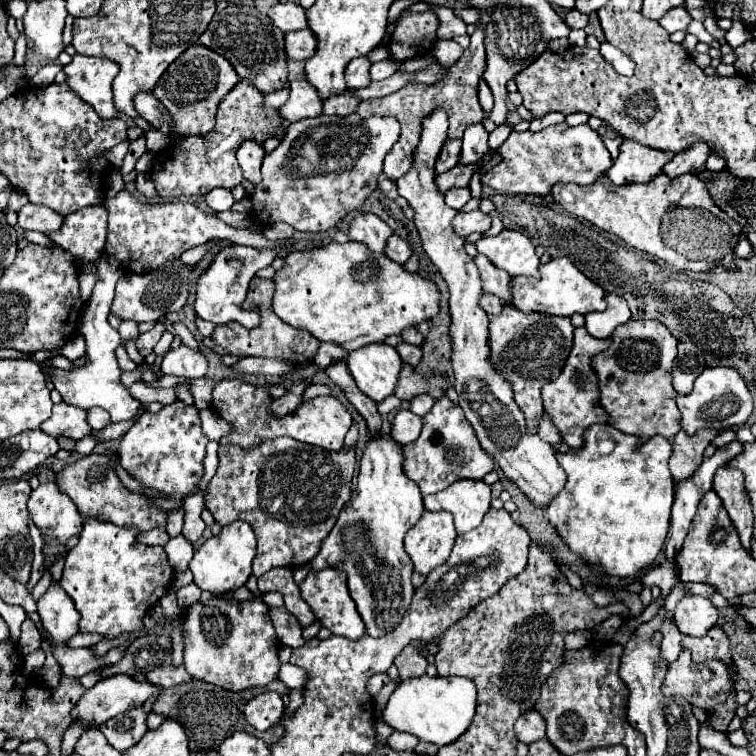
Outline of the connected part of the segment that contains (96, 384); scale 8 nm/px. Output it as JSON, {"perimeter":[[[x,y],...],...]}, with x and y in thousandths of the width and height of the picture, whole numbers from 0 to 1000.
{"perimeter":[[[134,337],[128,358],[131,358],[131,372],[128,372],[128,377],[126,377],[126,382],[123,382],[123,388],[115,398],[112,411],[110,411],[112,430],[110,430],[110,422],[107,422],[107,435],[110,435],[110,443],[112,443],[112,451],[115,451],[118,480],[107,488],[99,488],[99,491],[70,488],[67,491],[67,504],[70,504],[73,515],[81,520],[86,533],[107,538],[107,541],[126,538],[126,536],[136,538],[147,549],[147,560],[155,560],[155,557],[176,554],[181,549],[187,533],[179,530],[171,522],[171,515],[157,507],[160,488],[157,488],[155,475],[152,475],[152,462],[160,454],[160,446],[157,446],[155,435],[149,435],[142,427],[142,417],[144,417],[144,409],[147,409],[147,401],[149,401],[149,393],[152,393],[152,374],[160,366],[157,348],[149,337]]]}

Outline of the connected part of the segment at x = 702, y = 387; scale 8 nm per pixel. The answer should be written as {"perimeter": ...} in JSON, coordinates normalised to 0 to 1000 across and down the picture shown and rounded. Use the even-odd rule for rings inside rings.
{"perimeter":[[[935,485],[919,501],[919,512],[911,522],[896,522],[896,538],[903,549],[903,567],[917,575],[925,567],[954,570],[983,562],[996,544],[996,528],[972,485]]]}

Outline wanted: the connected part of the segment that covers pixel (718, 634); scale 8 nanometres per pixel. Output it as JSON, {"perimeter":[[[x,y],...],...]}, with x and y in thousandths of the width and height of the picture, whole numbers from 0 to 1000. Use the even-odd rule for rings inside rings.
{"perimeter":[[[943,829],[938,835],[935,843],[930,845],[919,845],[919,843],[909,843],[903,840],[903,856],[909,856],[917,866],[917,874],[938,874],[938,872],[951,872],[956,874],[962,882],[967,882],[967,864],[964,864],[964,845],[959,840],[959,835],[954,835],[951,829]]]}

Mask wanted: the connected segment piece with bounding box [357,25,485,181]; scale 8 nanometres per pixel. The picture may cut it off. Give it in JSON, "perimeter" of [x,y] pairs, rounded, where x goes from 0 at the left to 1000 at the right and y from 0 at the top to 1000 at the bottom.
{"perimeter":[[[631,33],[628,44],[623,46],[623,60],[620,65],[612,67],[610,78],[594,89],[589,104],[583,104],[581,110],[575,112],[560,112],[560,110],[541,110],[536,112],[533,118],[512,126],[512,128],[504,128],[504,131],[488,131],[488,134],[478,134],[472,149],[478,155],[493,155],[493,152],[520,152],[528,157],[530,163],[530,184],[520,192],[520,197],[515,200],[515,205],[509,208],[509,224],[507,229],[525,239],[530,231],[536,231],[541,224],[544,224],[544,205],[546,205],[546,197],[552,194],[554,189],[554,173],[557,173],[557,157],[565,155],[575,142],[586,142],[594,152],[594,181],[610,181],[615,168],[620,163],[636,163],[642,157],[642,149],[634,139],[634,131],[631,131],[631,112],[639,102],[639,94],[642,94],[642,62],[639,62],[639,49],[642,49],[642,41],[639,41],[639,33]]]}

